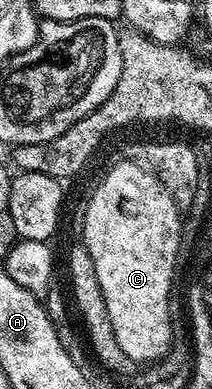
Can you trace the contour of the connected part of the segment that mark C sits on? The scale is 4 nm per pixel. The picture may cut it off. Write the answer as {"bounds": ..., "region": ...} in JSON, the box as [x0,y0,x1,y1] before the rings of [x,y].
{"bounds":[81,160,181,364],"region":[[[120,160],[105,174],[105,179],[98,184],[93,190],[93,195],[89,198],[89,203],[85,206],[85,219],[81,222],[81,234],[83,237],[83,245],[87,248],[87,252],[93,261],[95,268],[95,276],[99,280],[99,288],[103,292],[103,300],[105,301],[105,311],[111,320],[111,328],[115,332],[115,340],[119,340],[119,348],[123,348],[123,352],[137,364],[143,362],[160,363],[166,357],[168,351],[172,348],[173,330],[171,312],[168,311],[169,298],[175,294],[173,288],[173,273],[177,270],[177,257],[181,254],[181,214],[173,193],[165,187],[164,183],[157,178],[152,169],[145,170],[140,161]]]}

